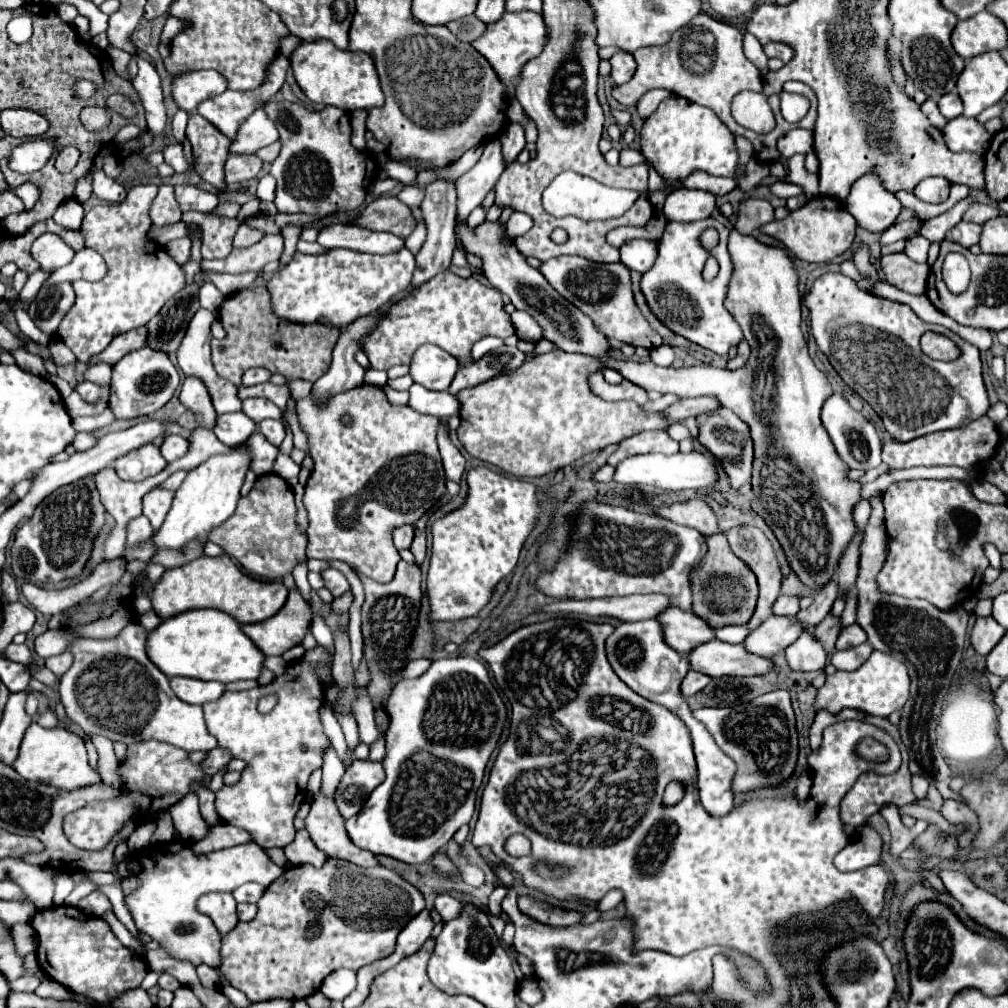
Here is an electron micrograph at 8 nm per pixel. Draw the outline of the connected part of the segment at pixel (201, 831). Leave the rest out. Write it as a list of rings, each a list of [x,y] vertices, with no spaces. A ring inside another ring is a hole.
[[[190,794],[184,800],[176,804],[176,808],[170,808],[174,828],[178,830],[180,838],[186,842],[200,842],[208,836],[210,826],[202,820],[198,810],[198,796]]]

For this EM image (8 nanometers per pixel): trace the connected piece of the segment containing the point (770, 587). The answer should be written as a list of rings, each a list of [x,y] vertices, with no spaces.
[[[740,526],[740,530],[726,530],[724,532],[732,552],[738,554],[738,558],[742,558],[756,574],[758,584],[760,584],[760,598],[758,598],[758,606],[756,612],[752,616],[752,620],[748,622],[750,630],[756,630],[756,626],[760,626],[768,616],[772,616],[772,604],[776,602],[776,598],[780,596],[780,586],[782,586],[782,572],[774,554],[774,548],[770,544],[770,540],[764,536],[762,530],[754,528],[754,526]]]

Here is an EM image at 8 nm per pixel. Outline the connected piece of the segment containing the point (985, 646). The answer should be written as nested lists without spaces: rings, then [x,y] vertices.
[[[986,616],[986,618],[978,618],[974,628],[972,628],[972,646],[978,654],[986,656],[1000,640],[1002,636],[1006,634],[1006,628],[1000,626],[992,616]]]

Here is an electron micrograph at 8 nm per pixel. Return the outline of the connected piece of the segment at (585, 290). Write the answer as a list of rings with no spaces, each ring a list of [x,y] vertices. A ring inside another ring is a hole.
[[[558,256],[540,264],[538,270],[558,294],[588,314],[596,328],[602,330],[612,342],[628,342],[632,346],[644,346],[650,350],[662,344],[662,338],[650,328],[634,304],[630,290],[630,272],[624,264],[598,264],[580,256]]]

